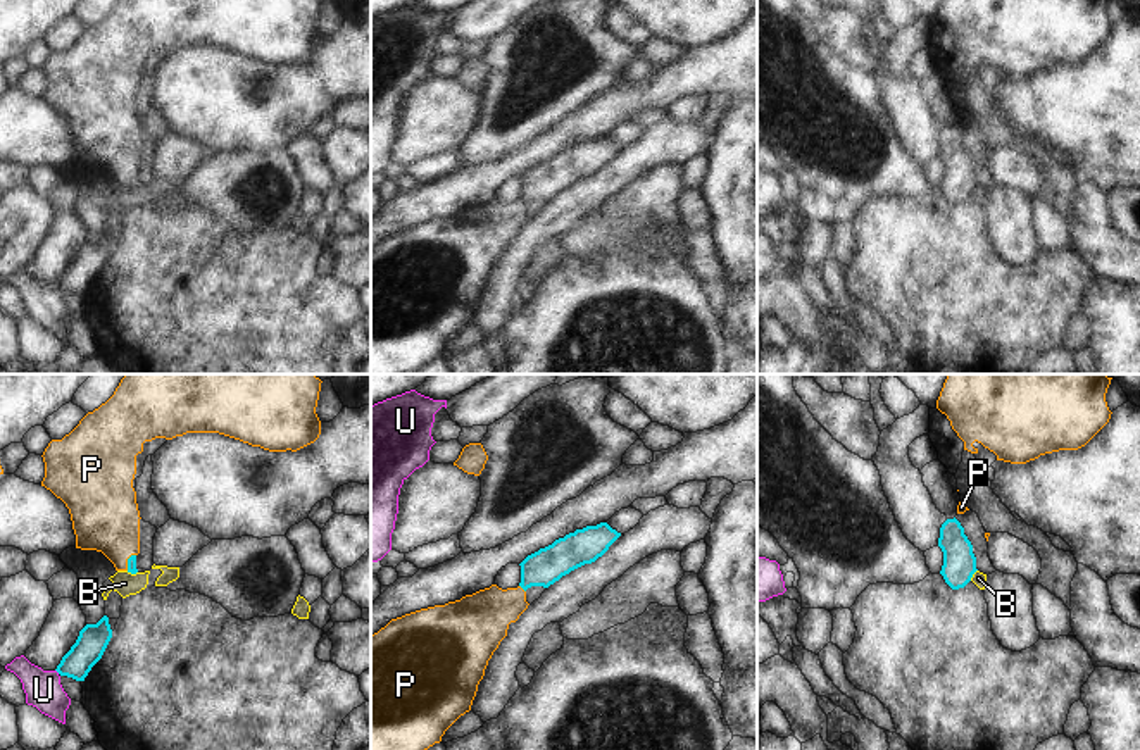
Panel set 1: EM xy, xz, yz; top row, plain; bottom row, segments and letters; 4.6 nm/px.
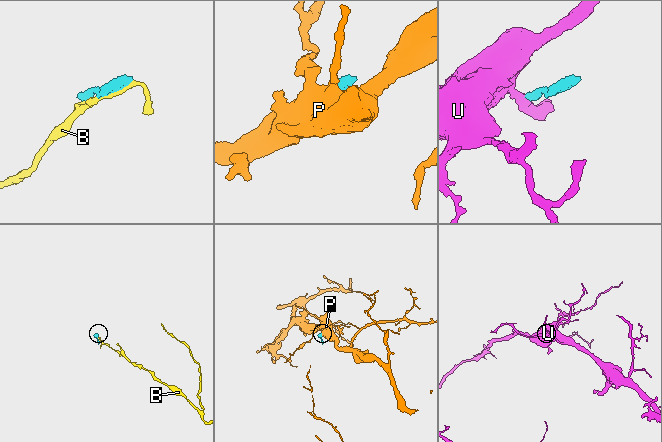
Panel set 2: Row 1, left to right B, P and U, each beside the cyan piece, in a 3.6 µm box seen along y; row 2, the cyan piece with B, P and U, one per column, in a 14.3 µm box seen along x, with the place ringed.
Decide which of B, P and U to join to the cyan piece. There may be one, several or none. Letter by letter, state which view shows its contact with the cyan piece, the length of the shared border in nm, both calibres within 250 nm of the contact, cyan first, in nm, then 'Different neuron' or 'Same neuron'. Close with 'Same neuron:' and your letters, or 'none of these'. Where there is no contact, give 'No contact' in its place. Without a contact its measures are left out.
B: Touches cyan in yz. Shared border 70 nm. Thickness 160 nm (cyan) against 70 nm. Different neuron
P: Touches cyan in xz. Shared border 50 nm. Thickness 170 nm (cyan) against 260 nm. Same neuron
U: Touches cyan in xy. Shared border 30 nm. Thickness 140 nm (cyan) against 170 nm. Different neuron
Same neuron: P

